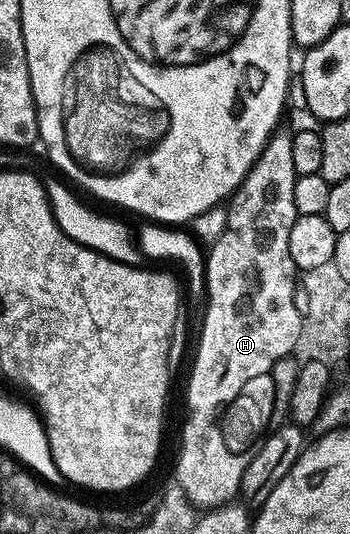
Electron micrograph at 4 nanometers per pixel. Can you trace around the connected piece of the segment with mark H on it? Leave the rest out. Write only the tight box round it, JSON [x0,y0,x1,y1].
[174,128,302,512]

